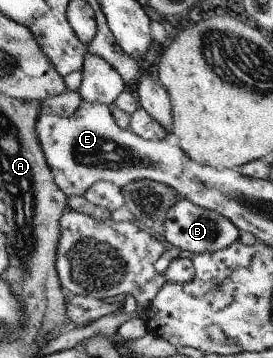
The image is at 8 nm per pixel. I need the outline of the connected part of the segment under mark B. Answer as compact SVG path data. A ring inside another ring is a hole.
M180 199L169 207L163 226L159 229L164 244L189 253L201 254L219 251L238 242L240 232L217 211L202 209L191 201Z

